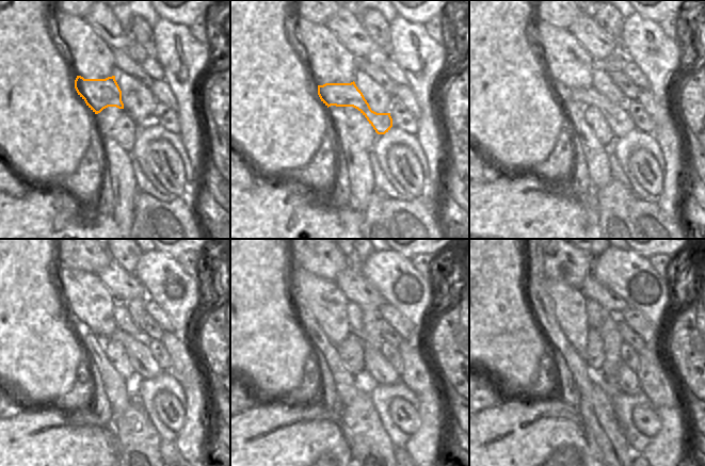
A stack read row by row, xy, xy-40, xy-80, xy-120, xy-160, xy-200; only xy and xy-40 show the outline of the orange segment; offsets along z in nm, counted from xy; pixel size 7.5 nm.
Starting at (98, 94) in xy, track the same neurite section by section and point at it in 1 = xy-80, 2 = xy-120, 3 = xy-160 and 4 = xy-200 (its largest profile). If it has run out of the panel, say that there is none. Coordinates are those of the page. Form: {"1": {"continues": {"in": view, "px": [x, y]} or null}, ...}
{"1": {"continues": {"in": "xy-80", "px": [620, 122]}}, "2": {"continues": {"in": "xy-120", "px": [145, 367]}}, "3": {"continues": {"in": "xy-160", "px": [375, 364]}}, "4": {"continues": {"in": "xy-200", "px": [628, 383]}}}

